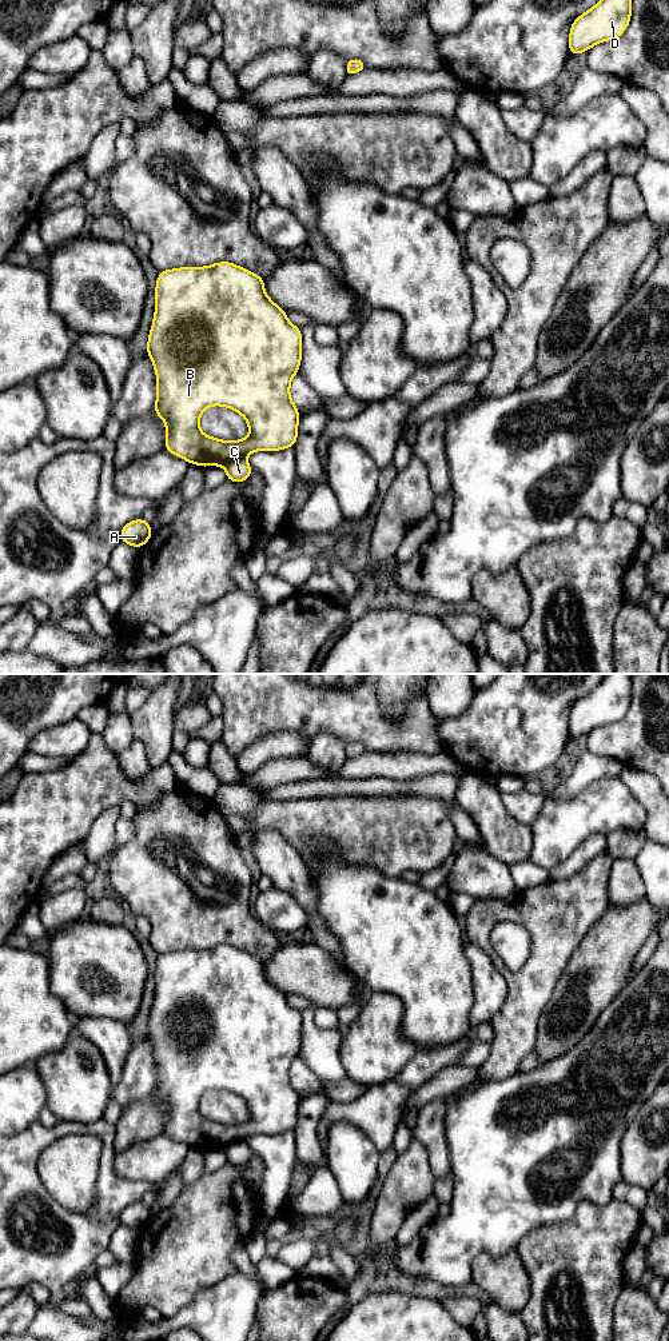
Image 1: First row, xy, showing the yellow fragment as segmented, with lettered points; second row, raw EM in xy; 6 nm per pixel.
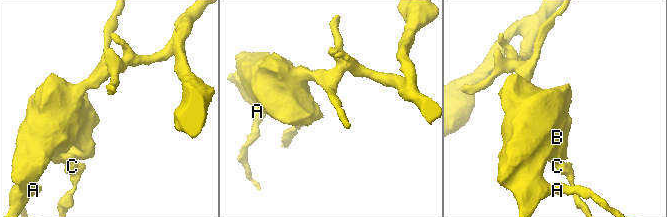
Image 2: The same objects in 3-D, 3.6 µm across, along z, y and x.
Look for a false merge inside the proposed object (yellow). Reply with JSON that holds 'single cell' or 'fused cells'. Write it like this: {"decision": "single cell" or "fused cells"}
{"decision": "fused cells"}

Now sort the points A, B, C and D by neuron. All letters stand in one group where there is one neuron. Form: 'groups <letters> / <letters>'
groups A B D / C

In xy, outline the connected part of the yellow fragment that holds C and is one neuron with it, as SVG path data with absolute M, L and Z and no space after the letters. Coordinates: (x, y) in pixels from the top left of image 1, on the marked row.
M246 456L234 458L223 464L227 475L227 480L242 483L246 482L252 472Z

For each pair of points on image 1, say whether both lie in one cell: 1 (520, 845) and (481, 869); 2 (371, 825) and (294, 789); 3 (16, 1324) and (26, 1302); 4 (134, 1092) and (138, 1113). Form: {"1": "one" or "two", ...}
{"1": "two", "2": "two", "3": "one", "4": "two"}

